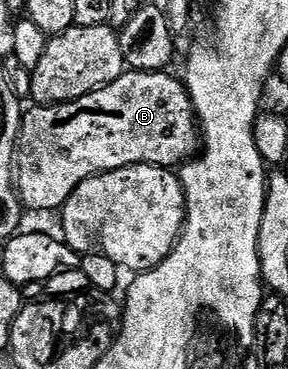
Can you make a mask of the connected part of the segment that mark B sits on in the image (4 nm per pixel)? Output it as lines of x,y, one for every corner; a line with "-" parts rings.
127,70
120,78
116,78
103,88
96,89
92,94
88,94
79,100
73,100
67,104
47,104
45,106
34,106
23,115
22,129
18,132
18,147
16,149
16,187
18,195
27,209
35,208
38,212
50,212
61,209
68,197
84,182
93,176
99,176
101,172
111,172
127,168
133,164
154,164
158,168
173,169
183,162
189,161
200,148
200,120
196,115
193,101
190,100
190,93
186,90
186,85
181,79
169,76
169,71
160,72
135,72

